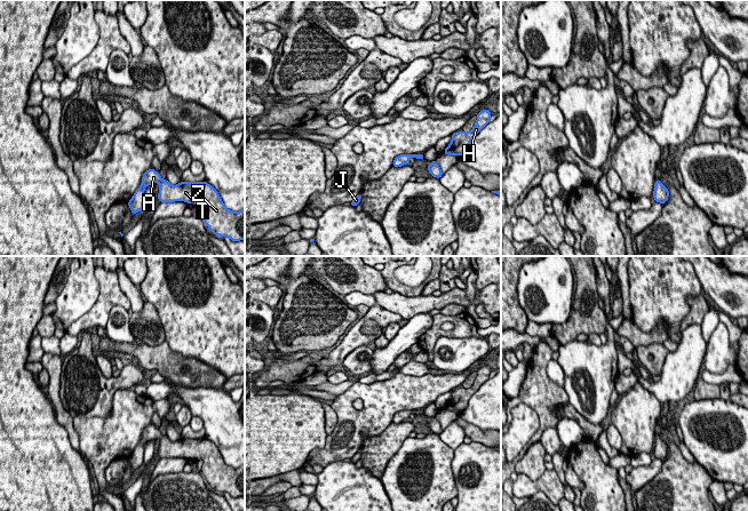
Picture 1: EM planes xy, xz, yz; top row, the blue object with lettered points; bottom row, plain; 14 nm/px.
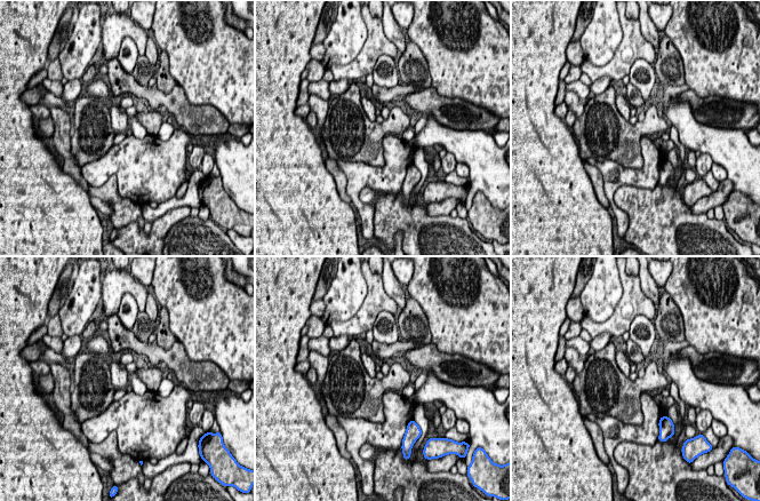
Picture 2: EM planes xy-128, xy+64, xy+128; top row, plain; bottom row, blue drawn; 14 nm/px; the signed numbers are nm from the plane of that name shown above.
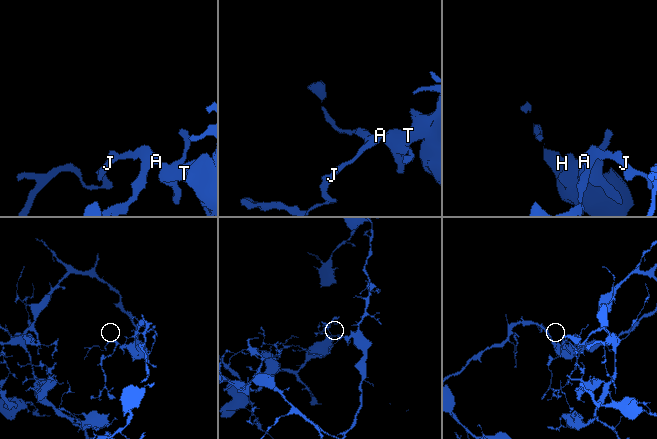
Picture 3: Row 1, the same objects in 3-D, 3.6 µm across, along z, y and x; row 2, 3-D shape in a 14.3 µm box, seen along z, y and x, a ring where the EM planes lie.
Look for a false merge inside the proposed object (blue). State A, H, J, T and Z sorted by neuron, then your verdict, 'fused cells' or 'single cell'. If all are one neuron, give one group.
A H J T Z; single cell

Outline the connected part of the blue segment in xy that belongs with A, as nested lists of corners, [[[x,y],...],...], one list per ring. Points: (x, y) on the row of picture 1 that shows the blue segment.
[[[154,169],[143,174],[141,186],[128,201],[133,215],[143,210],[144,187],[152,183],[160,184],[158,194],[160,202],[202,203],[200,217],[214,234],[229,237],[232,241],[245,240],[245,209],[238,213],[226,209],[218,192],[207,182],[181,182],[170,185]]]

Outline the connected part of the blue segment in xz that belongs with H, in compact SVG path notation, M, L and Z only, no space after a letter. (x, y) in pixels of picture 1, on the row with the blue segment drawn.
M483 110L477 114L477 121L471 131L454 133L452 134L452 142L443 152L449 155L463 155L468 151L471 139L490 122L492 113L488 110Z

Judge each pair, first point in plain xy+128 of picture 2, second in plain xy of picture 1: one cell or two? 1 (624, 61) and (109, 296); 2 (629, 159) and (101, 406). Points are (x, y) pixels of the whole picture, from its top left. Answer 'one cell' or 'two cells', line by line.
1: one cell
2: one cell

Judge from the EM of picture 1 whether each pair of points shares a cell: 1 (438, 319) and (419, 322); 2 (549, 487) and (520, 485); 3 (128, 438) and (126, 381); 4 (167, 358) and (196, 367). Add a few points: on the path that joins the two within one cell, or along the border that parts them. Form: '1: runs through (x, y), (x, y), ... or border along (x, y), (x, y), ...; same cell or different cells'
1: border along (432, 316), (432, 322), (416, 342); different cells
2: runs through (542, 486), (527, 486); same cell
3: border along (132, 388), (119, 389), (113, 394), (111, 410); different cells
4: runs through (174, 365), (189, 367); same cell

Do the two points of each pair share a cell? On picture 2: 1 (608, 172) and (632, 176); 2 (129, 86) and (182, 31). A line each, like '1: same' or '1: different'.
1: same
2: different

